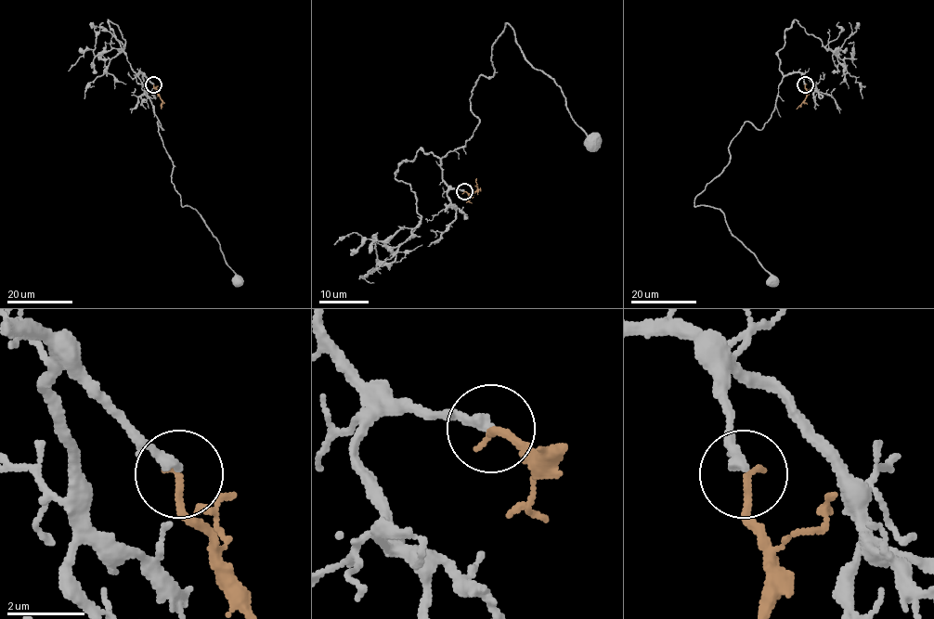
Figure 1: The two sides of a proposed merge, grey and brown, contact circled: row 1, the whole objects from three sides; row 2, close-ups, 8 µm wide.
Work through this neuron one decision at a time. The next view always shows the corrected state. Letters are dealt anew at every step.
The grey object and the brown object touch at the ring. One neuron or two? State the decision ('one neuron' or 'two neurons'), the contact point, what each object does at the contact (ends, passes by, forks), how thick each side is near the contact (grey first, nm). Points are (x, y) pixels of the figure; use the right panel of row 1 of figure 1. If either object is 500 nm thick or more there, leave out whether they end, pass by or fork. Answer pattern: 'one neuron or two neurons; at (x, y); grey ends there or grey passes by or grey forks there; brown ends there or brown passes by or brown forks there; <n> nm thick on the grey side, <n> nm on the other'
one neuron; at (805, 84); grey ends there; brown ends there; 280 nm thick on the grey side, 170 nm on the other

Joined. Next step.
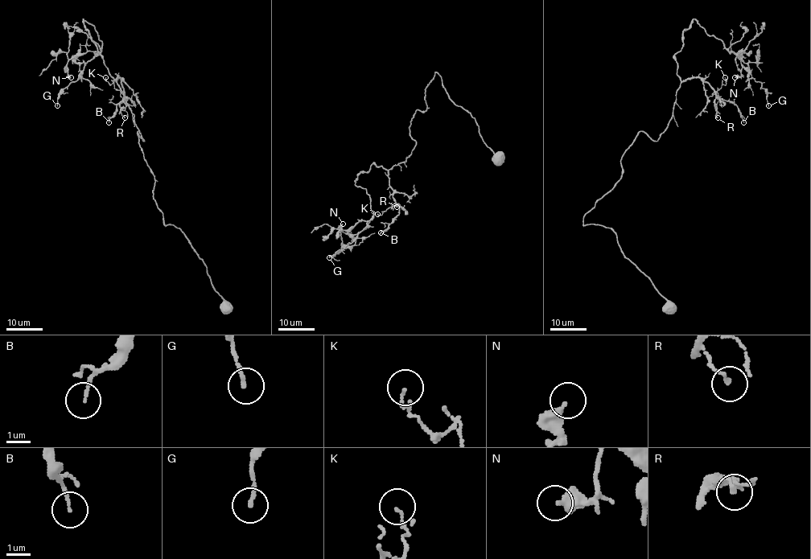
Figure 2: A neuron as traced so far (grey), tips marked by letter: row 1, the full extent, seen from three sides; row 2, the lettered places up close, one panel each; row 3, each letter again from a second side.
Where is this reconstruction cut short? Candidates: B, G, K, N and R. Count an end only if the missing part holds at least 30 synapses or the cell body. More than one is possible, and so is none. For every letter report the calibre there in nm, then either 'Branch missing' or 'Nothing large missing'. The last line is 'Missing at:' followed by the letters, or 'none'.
B: Thickness 120 nm. Nothing large missing
G: Thickness 170 nm. Nothing large missing
K: Thickness 110 nm. Nothing large missing
N: Thickness 420 nm. Nothing large missing
R: Thickness 150 nm. Nothing large missing
Missing at: none

